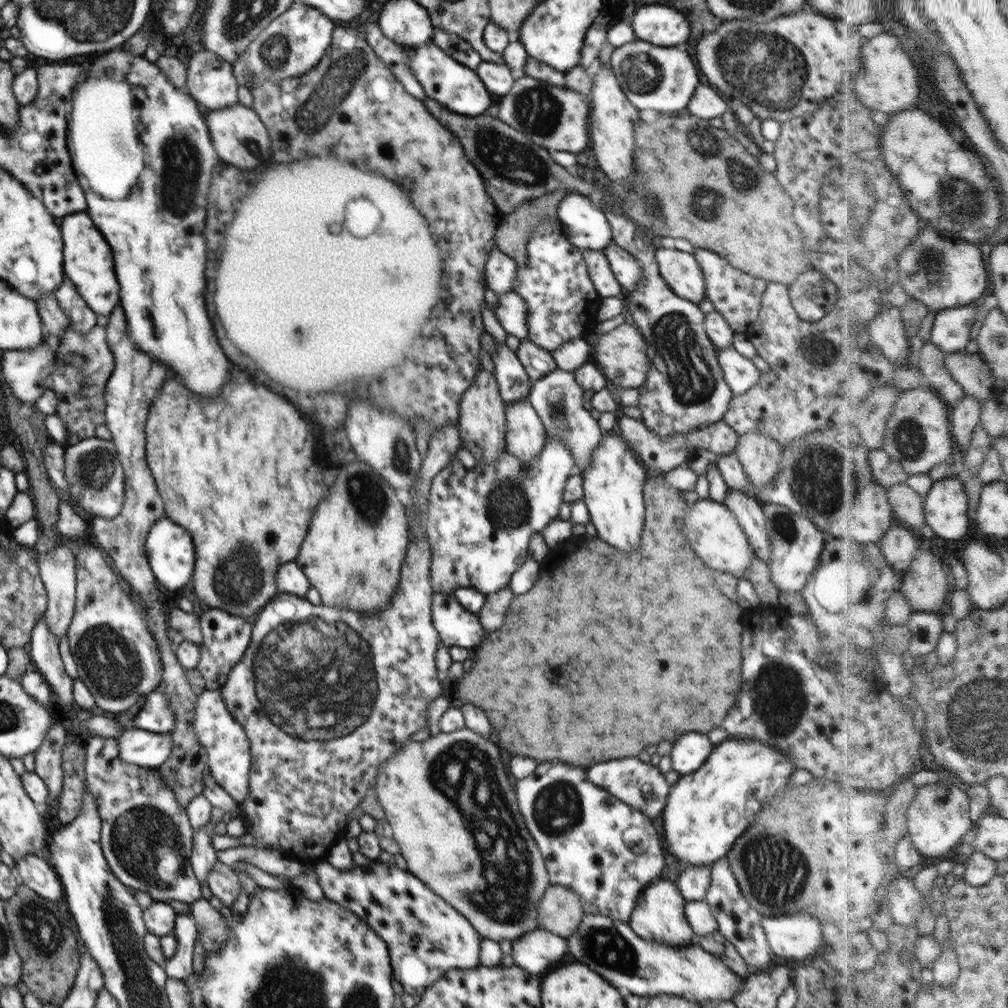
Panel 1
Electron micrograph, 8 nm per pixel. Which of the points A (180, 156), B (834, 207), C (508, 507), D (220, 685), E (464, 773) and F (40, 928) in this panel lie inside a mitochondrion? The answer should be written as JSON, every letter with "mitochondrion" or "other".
{"A":"mitochondrion","B":"other","C":"mitochondrion","D":"other","E":"mitochondrion","F":"mitochondrion"}

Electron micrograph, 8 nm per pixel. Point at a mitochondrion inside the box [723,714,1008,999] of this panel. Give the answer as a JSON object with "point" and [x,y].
{"point":[769,866]}

